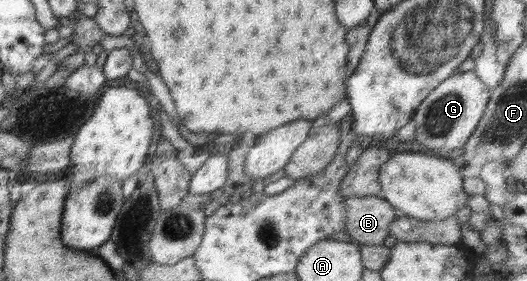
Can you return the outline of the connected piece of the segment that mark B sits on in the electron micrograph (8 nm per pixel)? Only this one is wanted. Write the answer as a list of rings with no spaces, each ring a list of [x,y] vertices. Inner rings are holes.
[[[379,196],[348,197],[343,201],[346,210],[345,229],[353,243],[383,244],[389,236],[389,225],[399,212]]]

